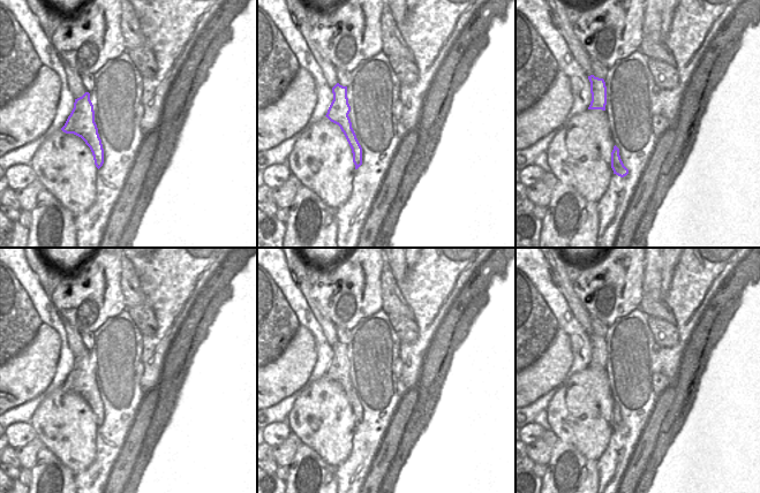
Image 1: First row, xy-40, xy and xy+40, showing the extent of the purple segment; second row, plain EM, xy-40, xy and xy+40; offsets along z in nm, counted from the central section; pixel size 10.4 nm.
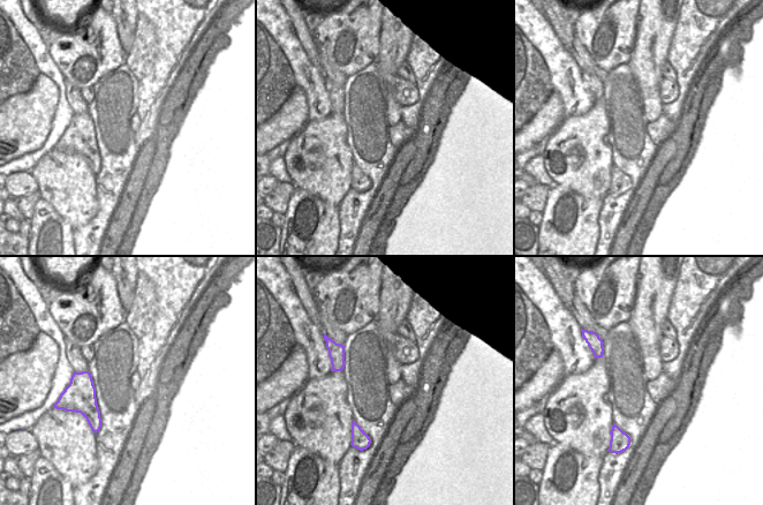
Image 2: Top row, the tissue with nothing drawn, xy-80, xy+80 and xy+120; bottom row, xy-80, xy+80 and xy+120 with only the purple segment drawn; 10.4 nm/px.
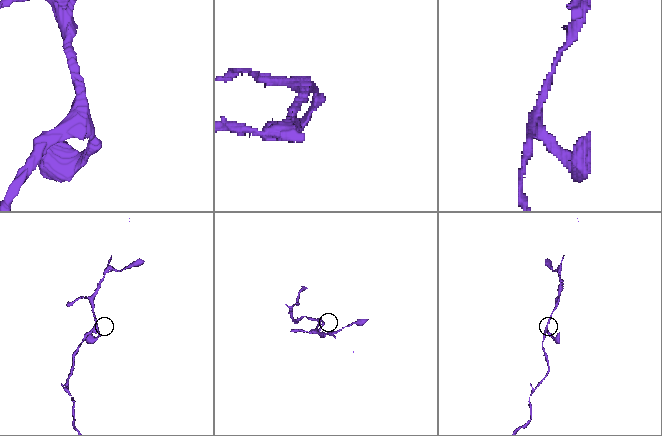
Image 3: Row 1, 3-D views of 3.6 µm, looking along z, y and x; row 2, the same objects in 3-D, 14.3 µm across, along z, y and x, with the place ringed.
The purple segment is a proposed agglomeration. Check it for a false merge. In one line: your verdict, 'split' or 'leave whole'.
leave whole

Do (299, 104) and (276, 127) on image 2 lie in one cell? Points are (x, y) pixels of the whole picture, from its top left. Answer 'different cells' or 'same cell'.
same cell

